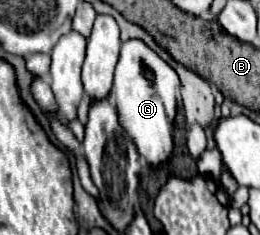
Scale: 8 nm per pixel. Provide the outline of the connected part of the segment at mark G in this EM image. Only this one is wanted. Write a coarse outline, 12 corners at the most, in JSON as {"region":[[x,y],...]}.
{"region":[[141,39],[121,43],[111,95],[137,151],[173,151],[177,73]]}

